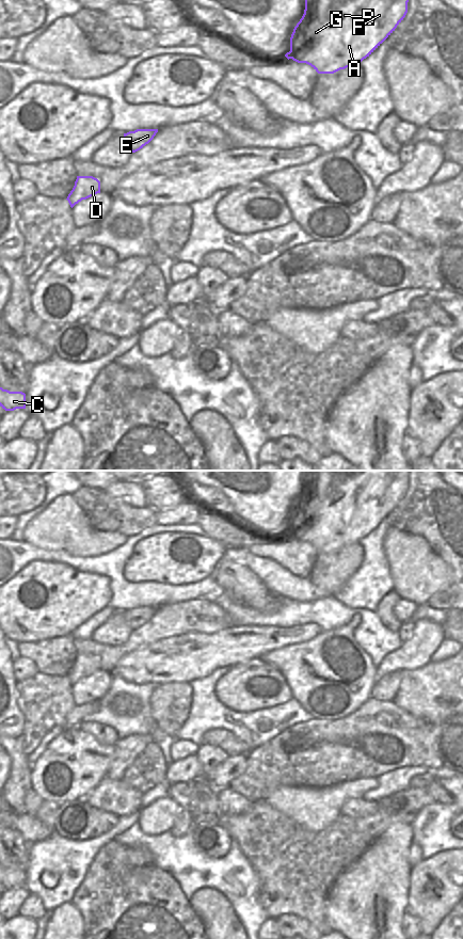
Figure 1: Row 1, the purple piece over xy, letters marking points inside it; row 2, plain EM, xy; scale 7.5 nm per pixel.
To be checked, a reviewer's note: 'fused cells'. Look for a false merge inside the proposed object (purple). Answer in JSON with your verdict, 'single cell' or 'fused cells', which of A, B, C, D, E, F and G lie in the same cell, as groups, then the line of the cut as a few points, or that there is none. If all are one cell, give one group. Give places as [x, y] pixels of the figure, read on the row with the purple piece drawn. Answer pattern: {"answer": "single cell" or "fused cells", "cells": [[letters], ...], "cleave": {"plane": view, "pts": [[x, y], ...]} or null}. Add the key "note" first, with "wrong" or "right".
{"note": "wrong", "answer": "single cell", "cells": [["A", "B", "C", "D", "E", "F", "G"]], "cleave": null}

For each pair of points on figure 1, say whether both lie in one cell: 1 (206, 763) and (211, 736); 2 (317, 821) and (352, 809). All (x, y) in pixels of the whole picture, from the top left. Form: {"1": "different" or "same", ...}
{"1": "different", "2": "different"}

